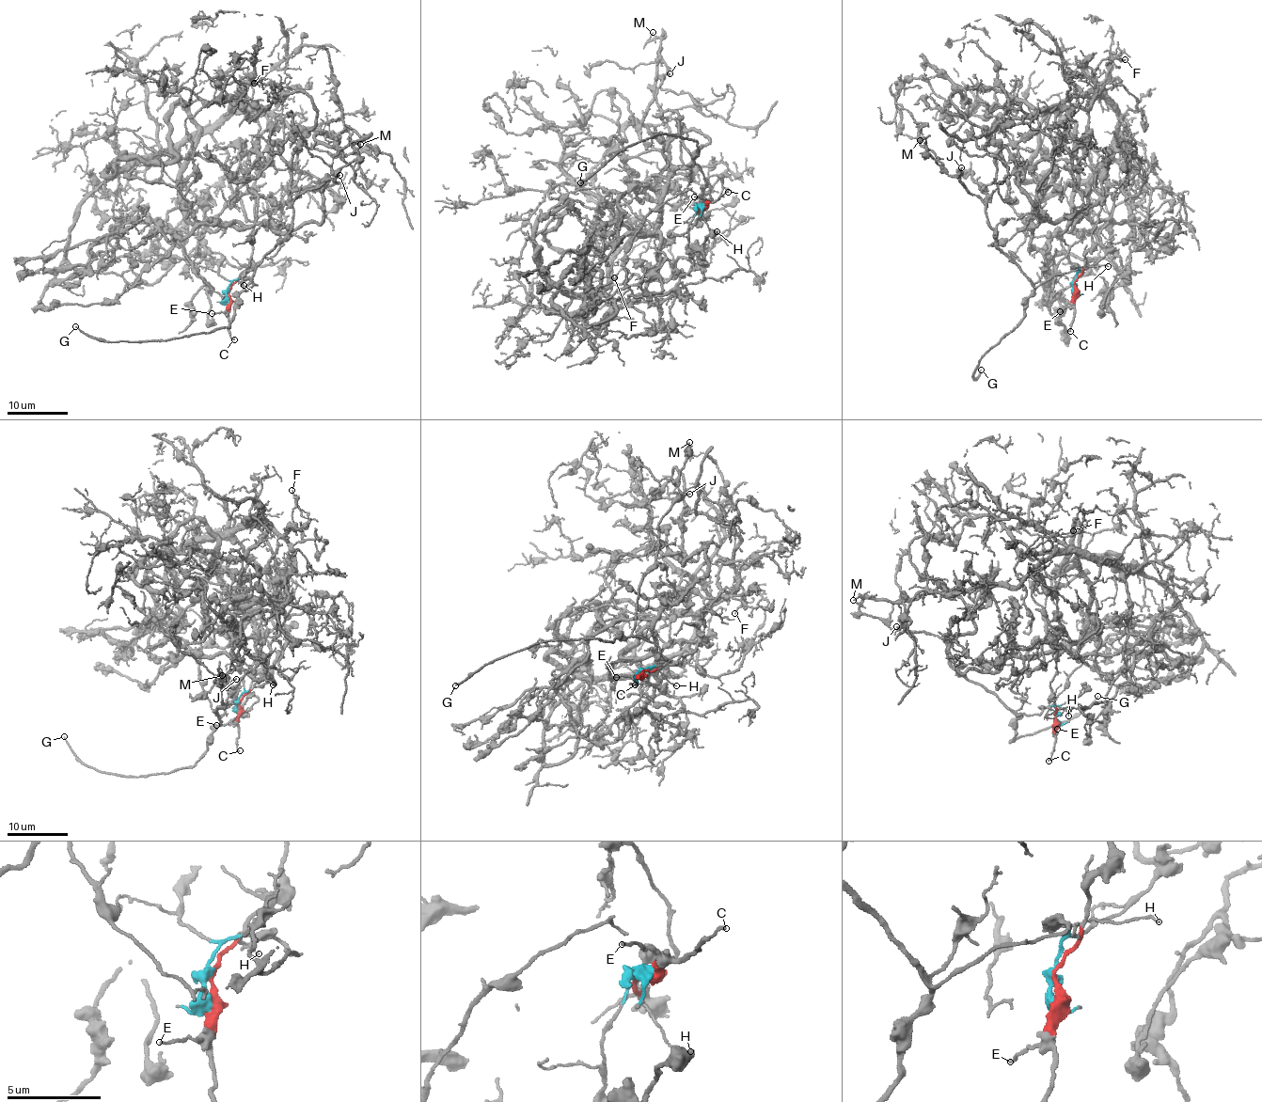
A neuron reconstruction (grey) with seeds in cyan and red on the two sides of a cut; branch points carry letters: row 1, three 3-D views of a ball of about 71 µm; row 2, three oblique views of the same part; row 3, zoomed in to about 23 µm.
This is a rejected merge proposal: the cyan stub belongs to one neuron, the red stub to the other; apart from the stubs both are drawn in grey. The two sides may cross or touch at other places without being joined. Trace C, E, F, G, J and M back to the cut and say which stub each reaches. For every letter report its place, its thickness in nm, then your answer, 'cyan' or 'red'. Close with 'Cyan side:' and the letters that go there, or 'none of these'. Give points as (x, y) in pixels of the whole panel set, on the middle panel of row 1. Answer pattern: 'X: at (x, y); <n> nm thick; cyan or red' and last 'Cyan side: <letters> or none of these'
C: at (728, 192); 140 nm thick; red
E: at (694, 196); 130 nm thick; red
F: at (614, 277); 110 nm thick; red
G: at (580, 182); 80 nm thick; cyan
J: at (670, 73); 130 nm thick; cyan
M: at (653, 32); 100 nm thick; cyan
Cyan side: G, J, M

